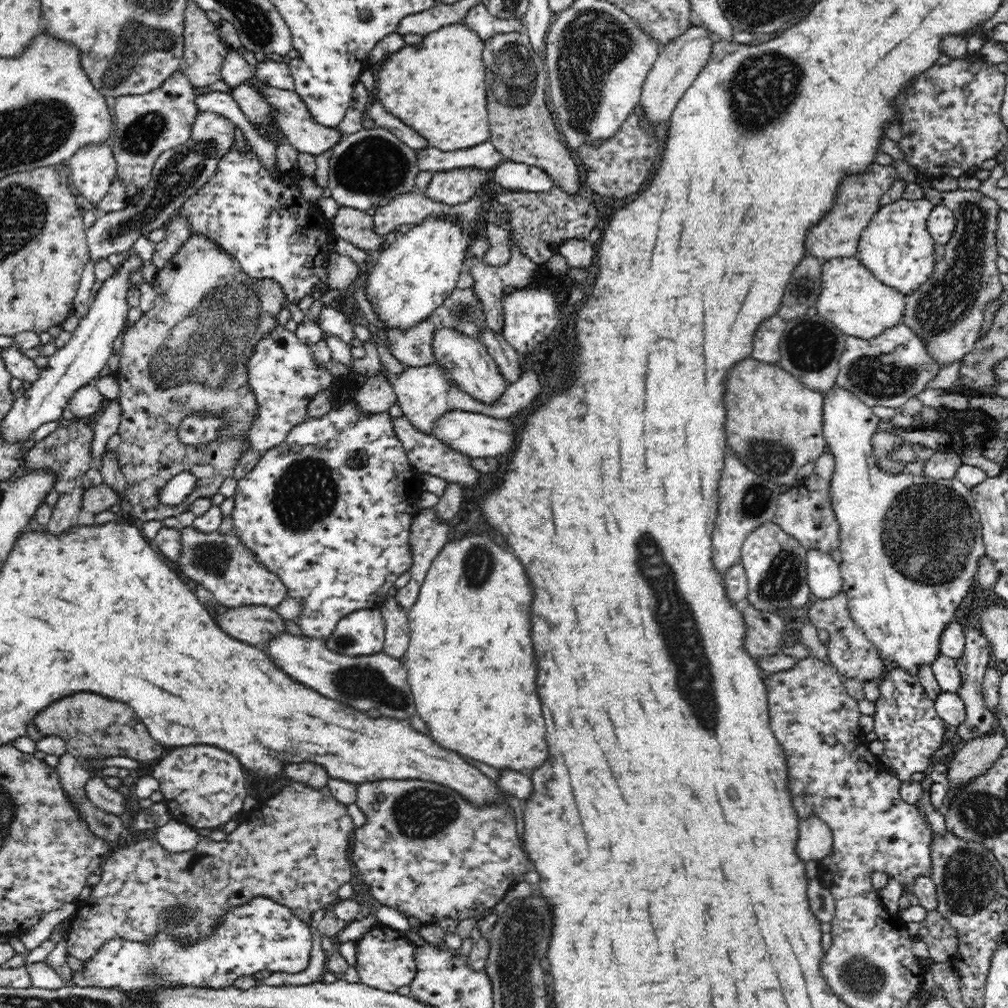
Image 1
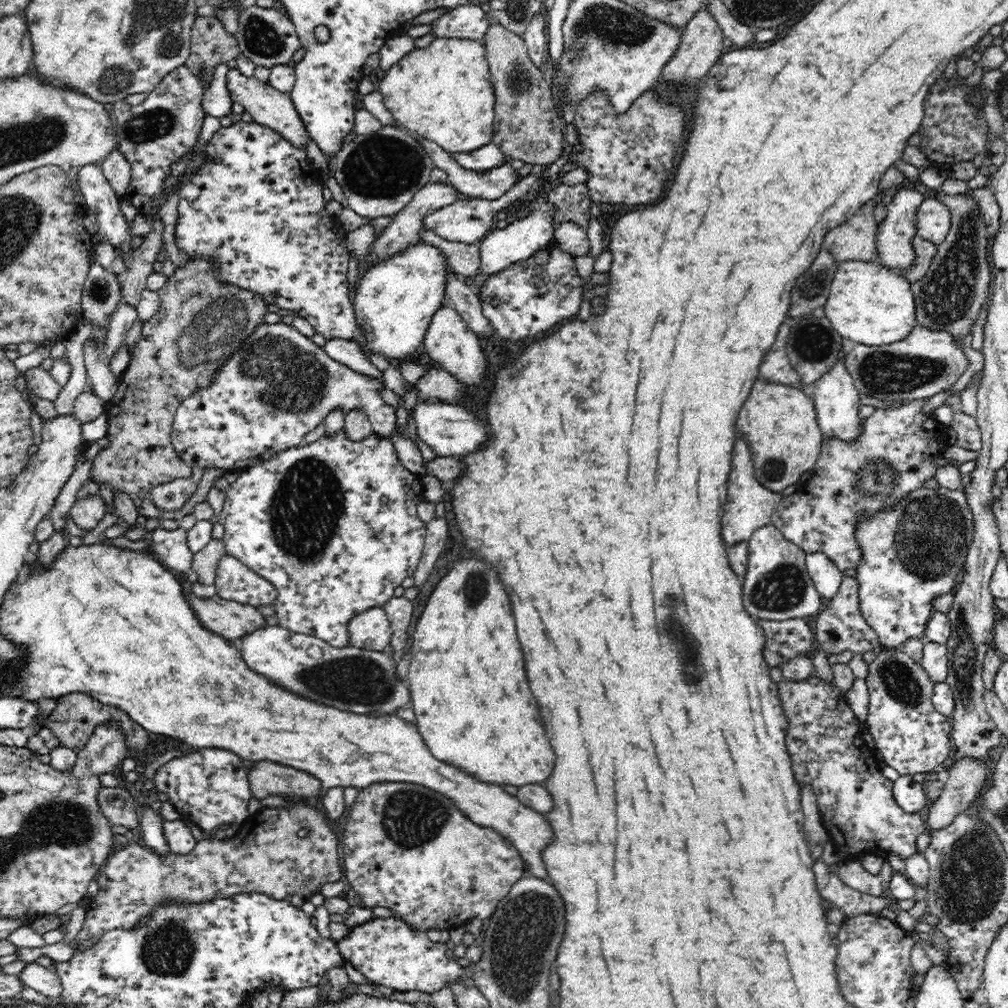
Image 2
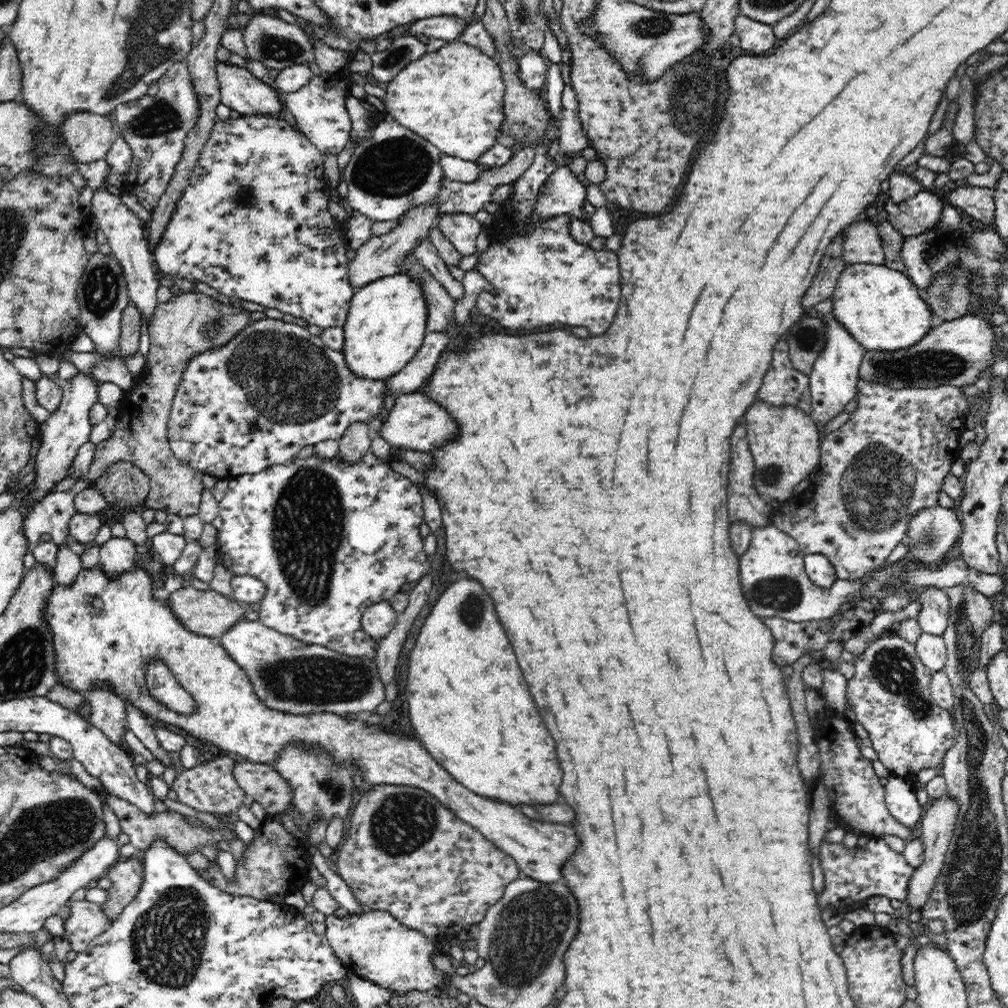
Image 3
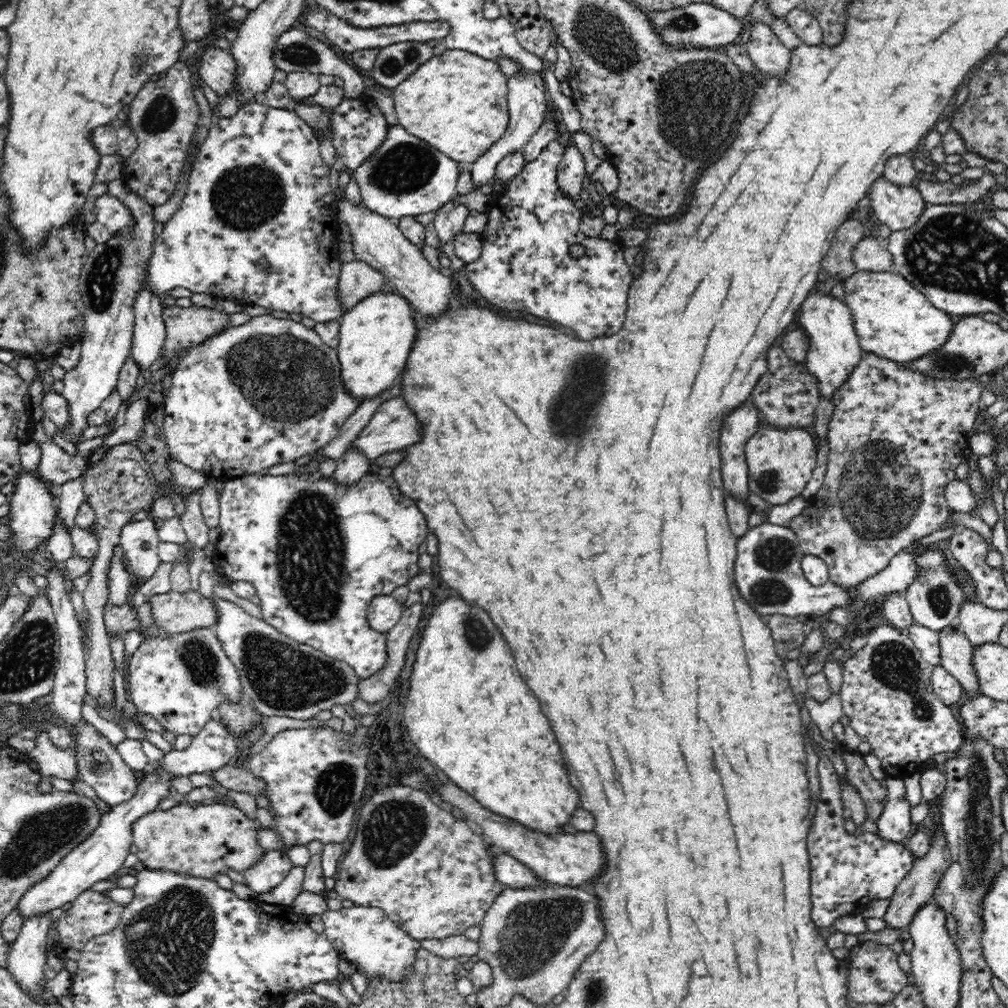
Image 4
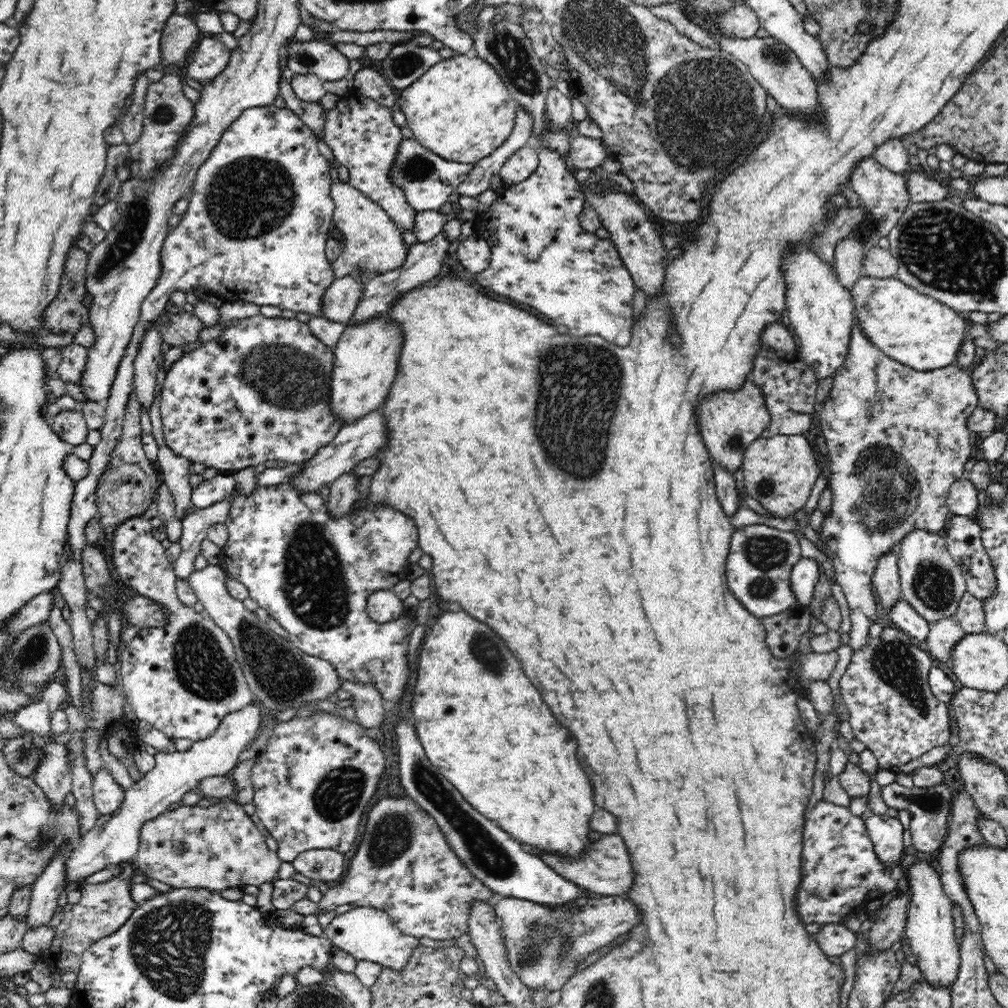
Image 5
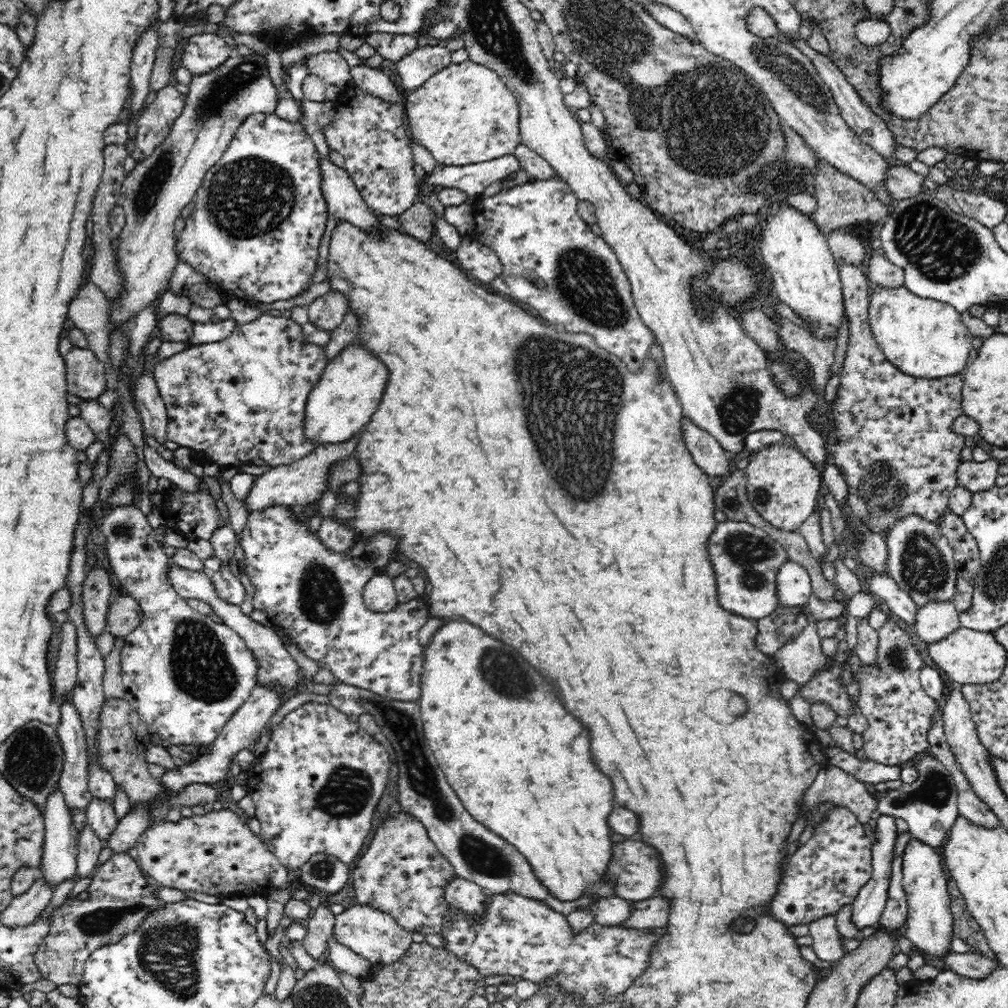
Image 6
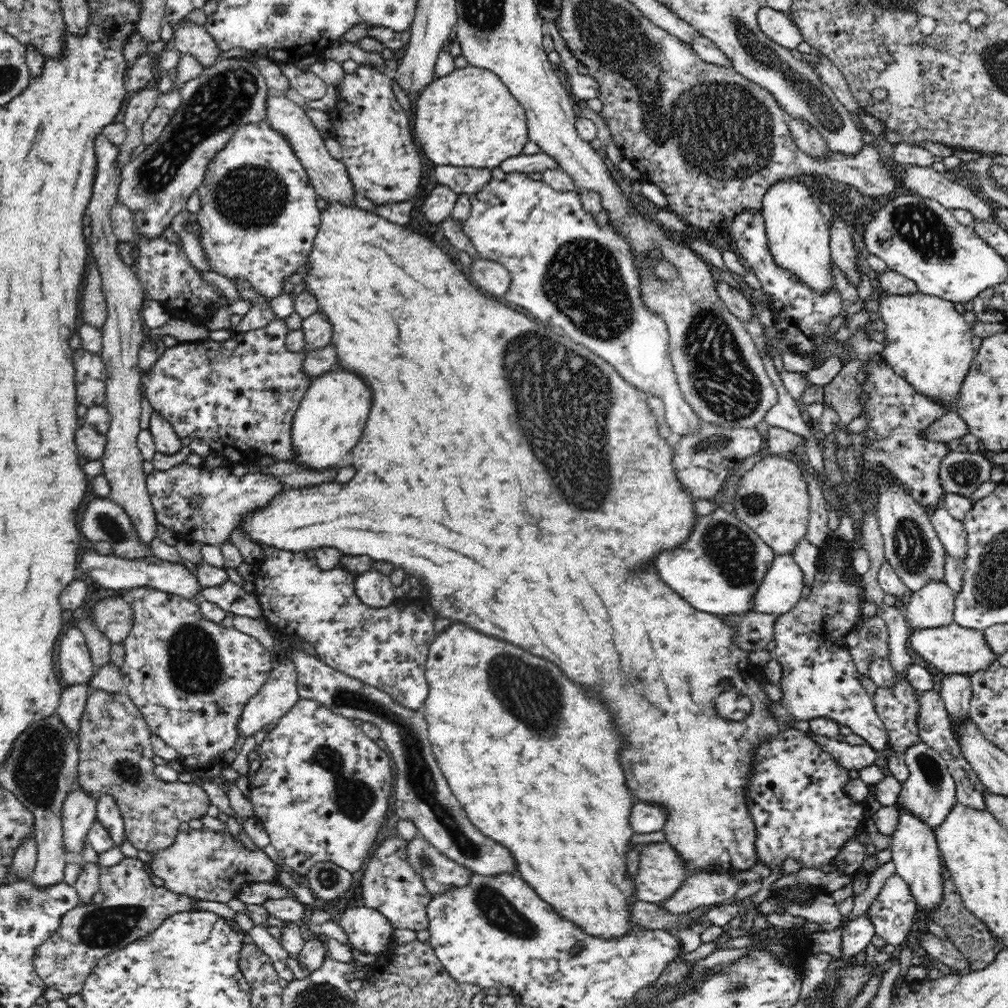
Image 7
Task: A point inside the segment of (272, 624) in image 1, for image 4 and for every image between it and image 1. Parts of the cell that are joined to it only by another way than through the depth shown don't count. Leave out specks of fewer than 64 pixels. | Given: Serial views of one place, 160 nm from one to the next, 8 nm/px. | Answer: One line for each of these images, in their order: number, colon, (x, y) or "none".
2: (229, 619)
3: (209, 613)
4: (174, 612)

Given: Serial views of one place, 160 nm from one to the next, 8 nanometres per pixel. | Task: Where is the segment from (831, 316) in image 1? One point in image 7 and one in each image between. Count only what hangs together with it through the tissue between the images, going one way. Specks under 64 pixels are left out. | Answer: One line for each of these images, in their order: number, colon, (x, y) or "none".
2: (869, 303)
3: (882, 308)
4: (892, 319)
5: (924, 334)
6: (925, 338)
7: (927, 342)

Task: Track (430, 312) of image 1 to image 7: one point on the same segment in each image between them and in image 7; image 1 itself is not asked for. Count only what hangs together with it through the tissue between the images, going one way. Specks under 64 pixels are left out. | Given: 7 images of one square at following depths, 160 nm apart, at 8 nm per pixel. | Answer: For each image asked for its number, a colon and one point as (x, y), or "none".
2: (395, 300)
3: (385, 326)
4: (375, 337)
5: (366, 357)
6: (340, 404)
7: (330, 420)

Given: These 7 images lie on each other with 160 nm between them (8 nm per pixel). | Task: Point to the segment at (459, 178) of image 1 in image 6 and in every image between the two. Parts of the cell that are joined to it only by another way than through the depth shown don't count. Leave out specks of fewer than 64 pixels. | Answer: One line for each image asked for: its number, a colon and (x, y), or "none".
2: (404, 230)
3: (378, 258)
4: (357, 280)
5: (338, 303)
6: (326, 312)

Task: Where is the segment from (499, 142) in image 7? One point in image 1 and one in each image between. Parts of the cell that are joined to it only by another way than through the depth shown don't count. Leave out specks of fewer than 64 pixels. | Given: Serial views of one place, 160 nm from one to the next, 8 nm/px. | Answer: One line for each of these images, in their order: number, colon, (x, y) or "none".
1: (440, 91)
2: (450, 100)
3: (454, 97)
4: (457, 102)
5: (460, 109)
6: (465, 114)

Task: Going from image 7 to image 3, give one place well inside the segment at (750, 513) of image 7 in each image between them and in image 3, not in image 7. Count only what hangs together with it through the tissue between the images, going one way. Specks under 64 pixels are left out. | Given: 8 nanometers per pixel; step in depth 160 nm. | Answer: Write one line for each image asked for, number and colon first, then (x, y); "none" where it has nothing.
3: (784, 442)
4: (780, 462)
5: (780, 472)
6: (782, 485)

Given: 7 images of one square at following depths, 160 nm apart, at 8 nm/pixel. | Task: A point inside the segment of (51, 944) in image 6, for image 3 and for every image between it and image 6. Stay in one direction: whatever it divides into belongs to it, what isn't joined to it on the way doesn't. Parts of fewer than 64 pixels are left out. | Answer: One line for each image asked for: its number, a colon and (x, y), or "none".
3: (86, 921)
4: (93, 913)
5: (105, 906)

